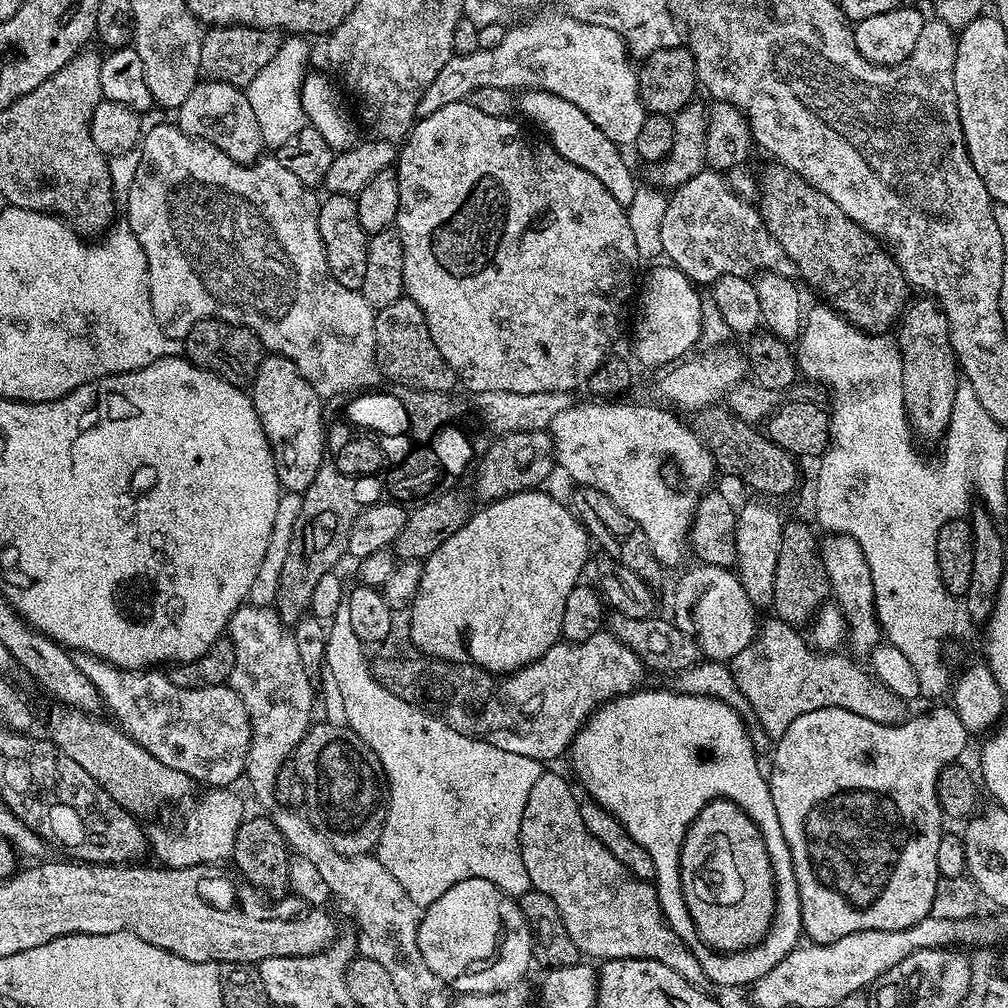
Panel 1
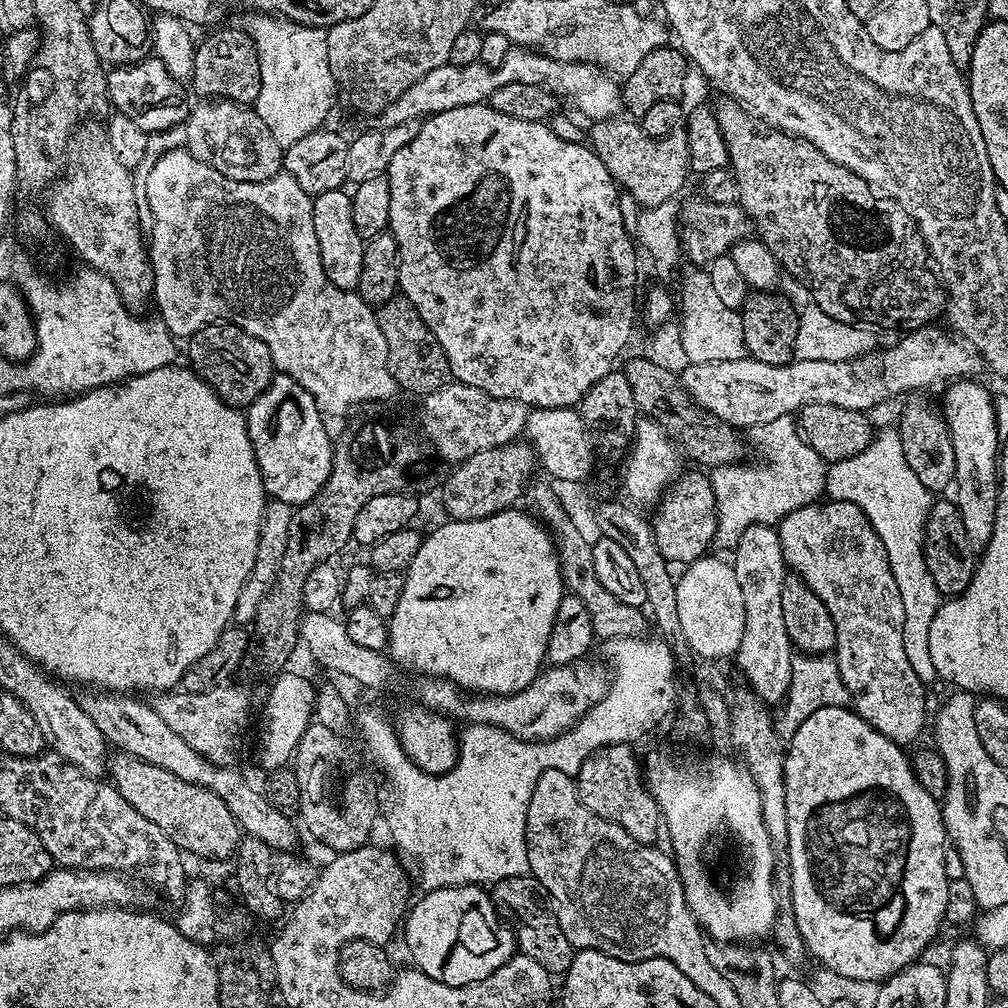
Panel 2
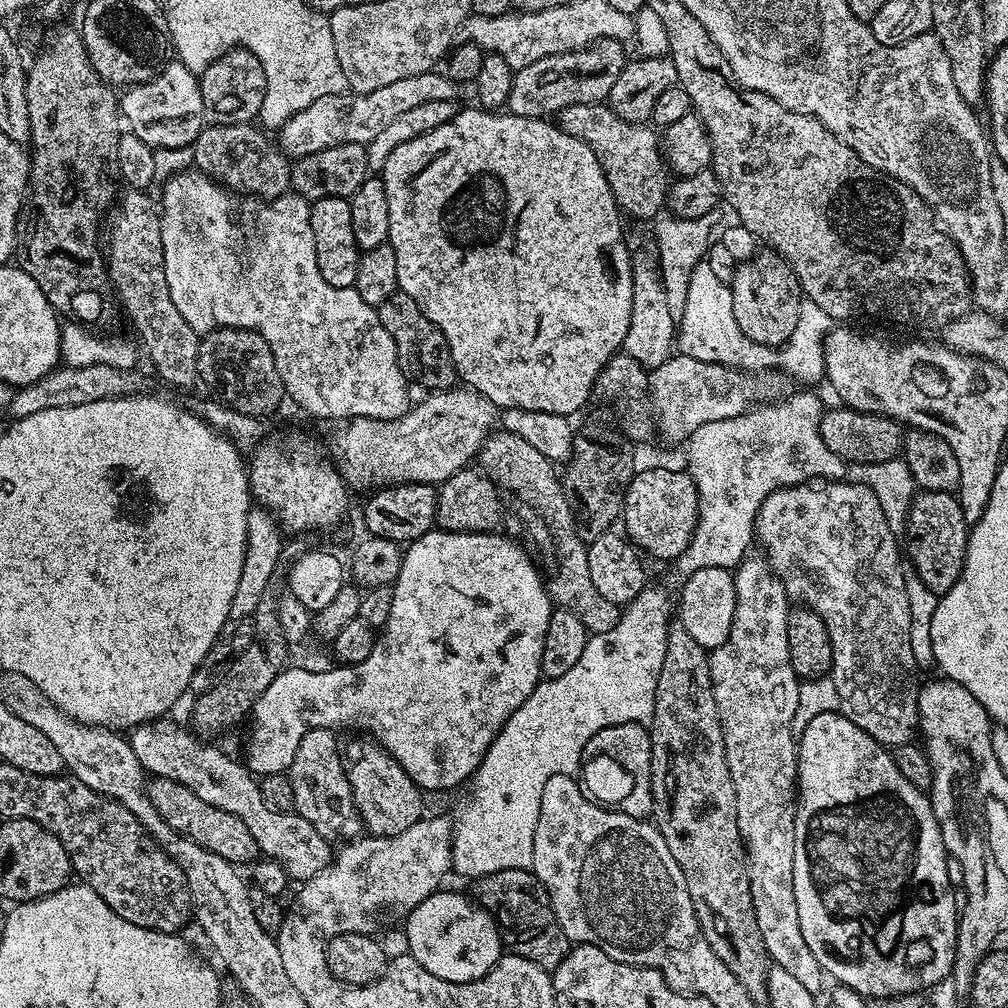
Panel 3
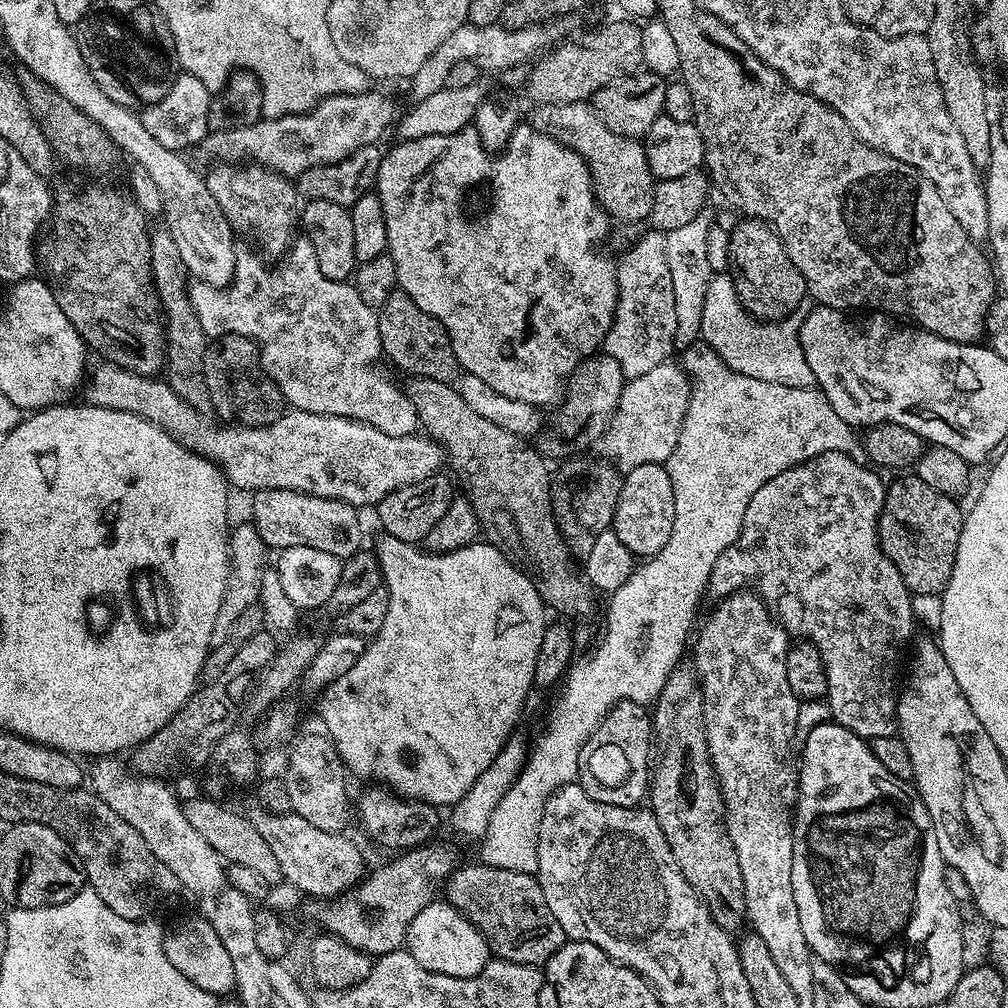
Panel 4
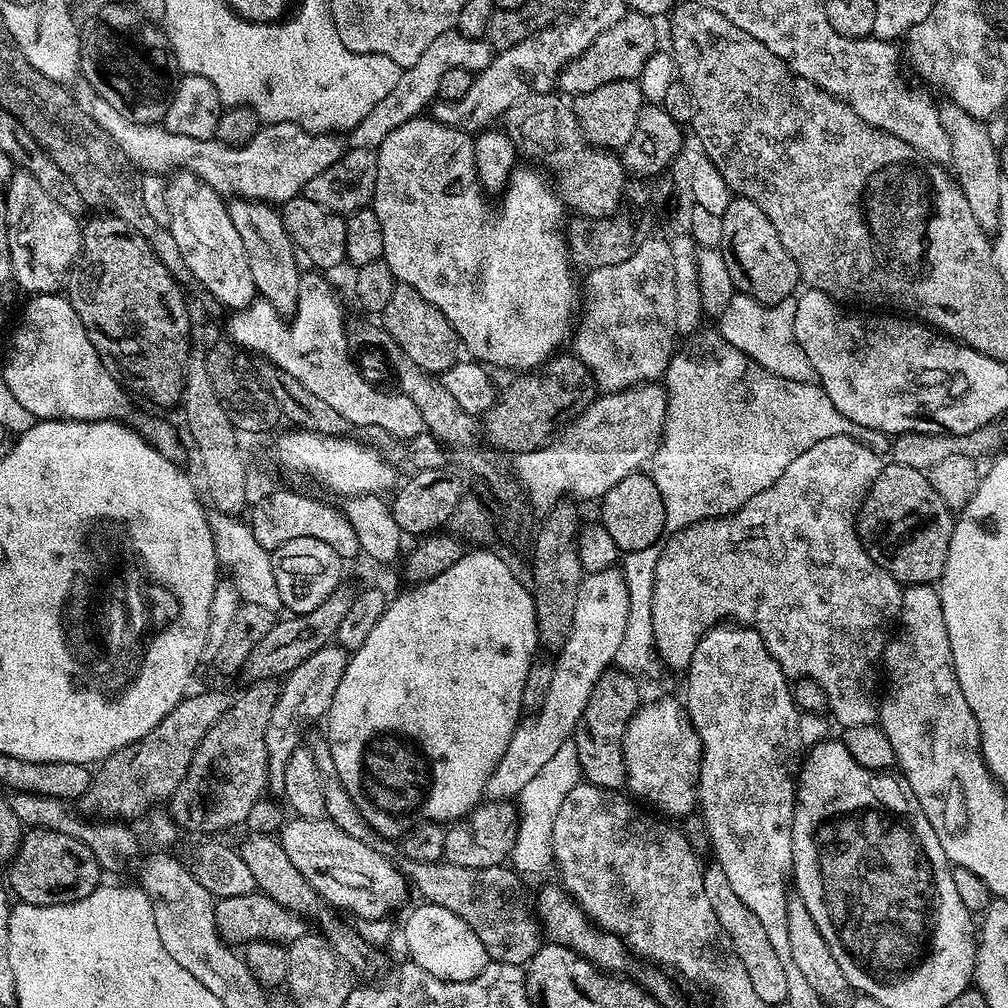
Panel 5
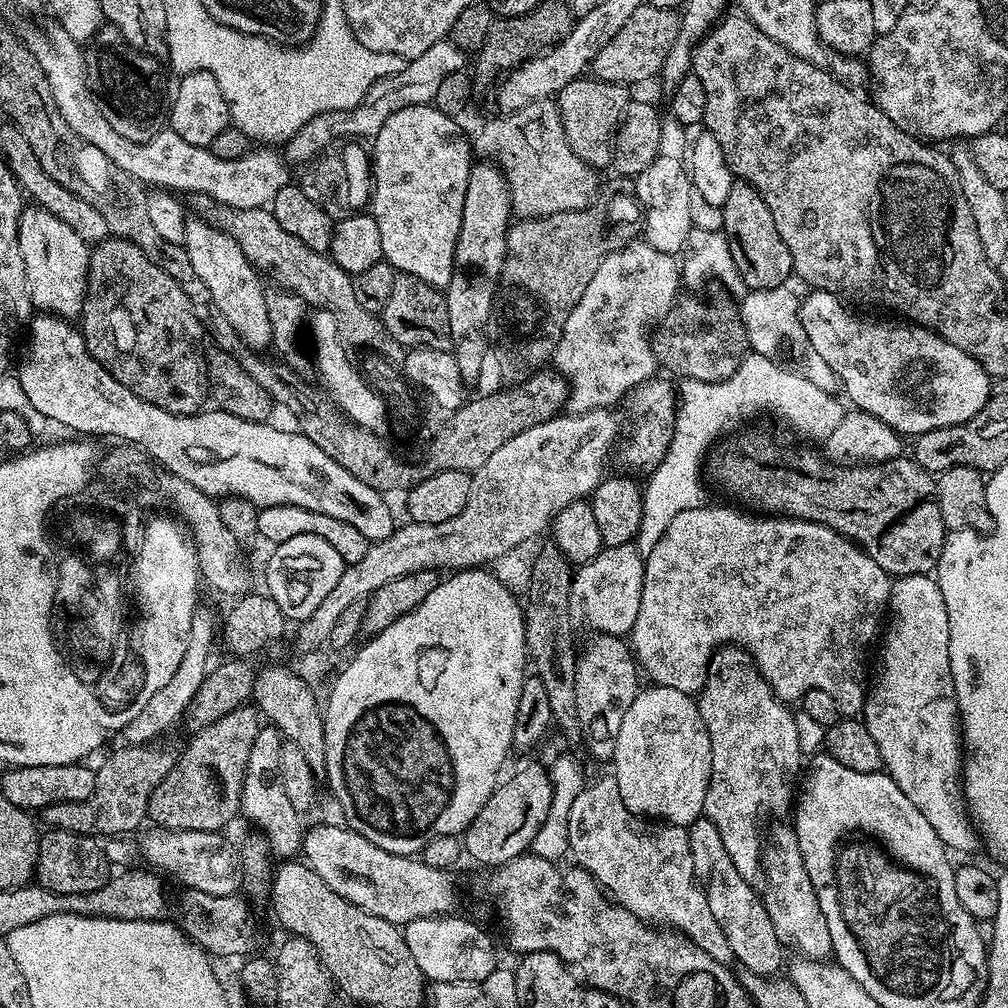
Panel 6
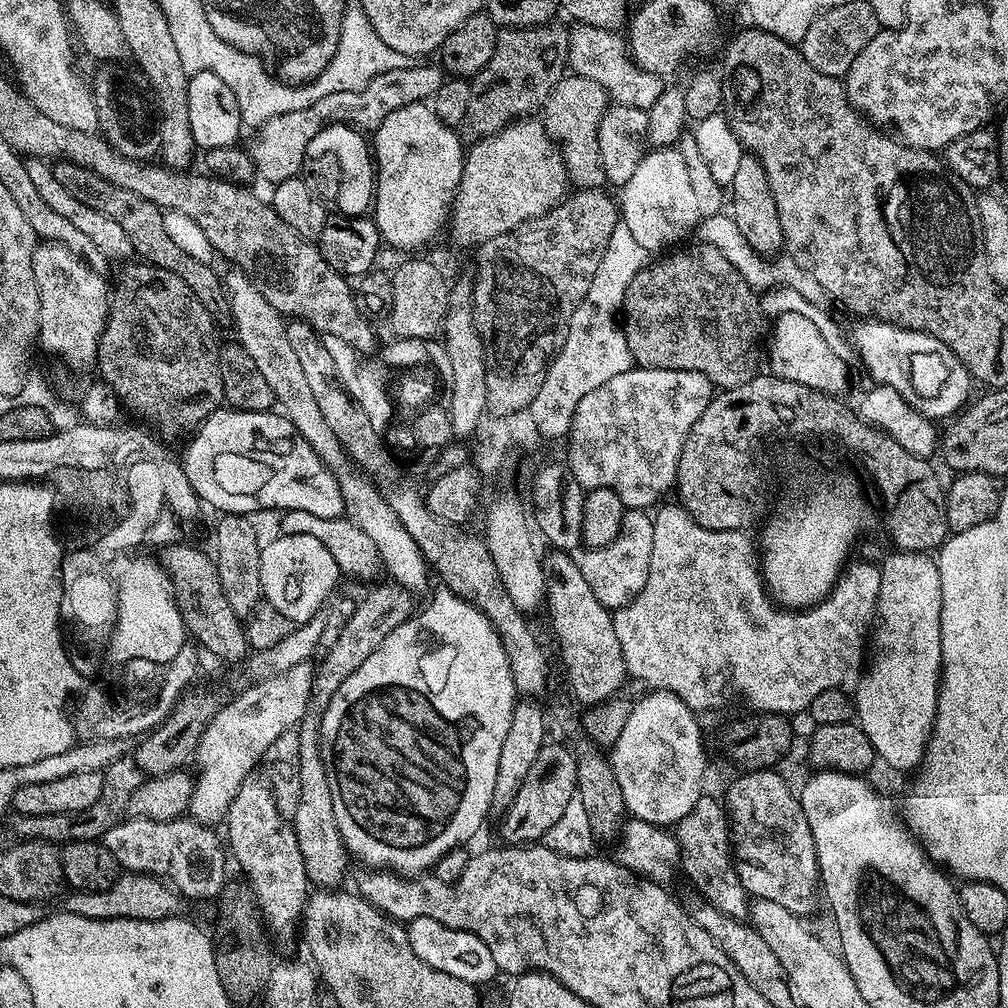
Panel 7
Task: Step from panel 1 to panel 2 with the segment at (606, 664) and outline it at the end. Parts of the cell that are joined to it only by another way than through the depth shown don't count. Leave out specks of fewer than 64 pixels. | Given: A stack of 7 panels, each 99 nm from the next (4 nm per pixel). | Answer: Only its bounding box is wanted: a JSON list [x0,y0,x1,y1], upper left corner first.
[300,611,609,740]

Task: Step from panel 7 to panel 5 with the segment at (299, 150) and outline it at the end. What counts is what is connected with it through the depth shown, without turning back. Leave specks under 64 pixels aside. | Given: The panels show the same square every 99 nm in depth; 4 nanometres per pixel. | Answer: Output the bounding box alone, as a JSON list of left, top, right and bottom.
[351,30,494,150]

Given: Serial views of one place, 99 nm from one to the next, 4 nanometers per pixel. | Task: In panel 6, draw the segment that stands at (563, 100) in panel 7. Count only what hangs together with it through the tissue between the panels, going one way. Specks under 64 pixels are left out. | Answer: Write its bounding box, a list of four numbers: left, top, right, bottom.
[555,78,630,169]

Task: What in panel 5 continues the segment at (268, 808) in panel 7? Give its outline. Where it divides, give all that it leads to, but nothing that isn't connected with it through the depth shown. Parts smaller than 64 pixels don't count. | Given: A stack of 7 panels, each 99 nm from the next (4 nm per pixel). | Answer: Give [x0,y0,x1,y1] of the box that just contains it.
[266,642,349,794]

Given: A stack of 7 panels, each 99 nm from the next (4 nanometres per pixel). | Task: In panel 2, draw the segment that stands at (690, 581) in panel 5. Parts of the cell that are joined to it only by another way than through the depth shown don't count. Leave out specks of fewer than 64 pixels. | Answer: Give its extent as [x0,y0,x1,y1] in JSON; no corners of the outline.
[778,500,930,746]

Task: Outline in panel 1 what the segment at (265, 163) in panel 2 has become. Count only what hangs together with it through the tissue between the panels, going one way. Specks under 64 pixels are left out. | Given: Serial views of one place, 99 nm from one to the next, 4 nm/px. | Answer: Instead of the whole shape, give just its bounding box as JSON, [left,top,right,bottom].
[178,79,265,164]

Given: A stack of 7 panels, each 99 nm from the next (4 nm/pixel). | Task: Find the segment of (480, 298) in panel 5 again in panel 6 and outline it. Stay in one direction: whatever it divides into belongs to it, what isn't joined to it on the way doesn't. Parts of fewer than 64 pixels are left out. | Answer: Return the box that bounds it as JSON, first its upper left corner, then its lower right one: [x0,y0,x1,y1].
[370,103,474,290]

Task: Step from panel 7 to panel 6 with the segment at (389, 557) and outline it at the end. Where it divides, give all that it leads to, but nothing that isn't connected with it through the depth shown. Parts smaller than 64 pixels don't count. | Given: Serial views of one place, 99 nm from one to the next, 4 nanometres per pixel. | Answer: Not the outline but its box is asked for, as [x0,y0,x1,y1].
[184,218,273,350]

